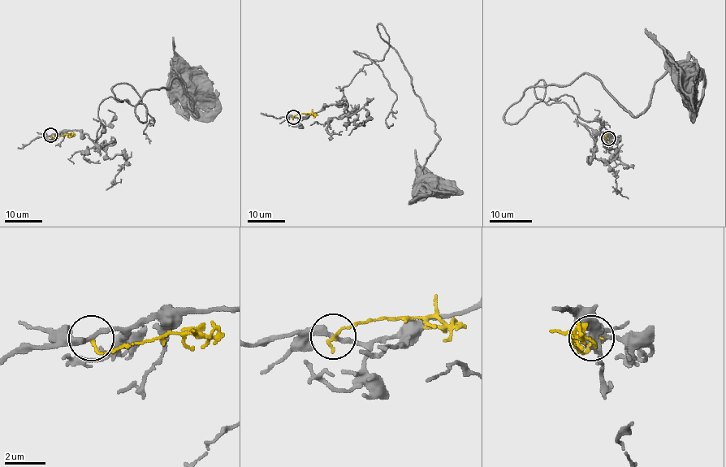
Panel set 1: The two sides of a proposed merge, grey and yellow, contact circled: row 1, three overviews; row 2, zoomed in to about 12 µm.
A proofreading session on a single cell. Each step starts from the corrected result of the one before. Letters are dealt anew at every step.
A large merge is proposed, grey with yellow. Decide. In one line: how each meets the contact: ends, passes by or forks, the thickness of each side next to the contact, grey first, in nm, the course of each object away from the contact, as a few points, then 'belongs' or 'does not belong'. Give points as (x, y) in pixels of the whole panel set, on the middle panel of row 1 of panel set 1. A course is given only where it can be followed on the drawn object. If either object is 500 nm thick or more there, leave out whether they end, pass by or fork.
grey passes by; yellow ends; calibres 260 and 160 nm; course grey (293, 117), (339, 105), (371, 61), (355, 51), (381, 61), (381, 24), (439, 139), (421, 171), (454, 193); course yellow (293, 117), (308, 113), (317, 114); does not belong

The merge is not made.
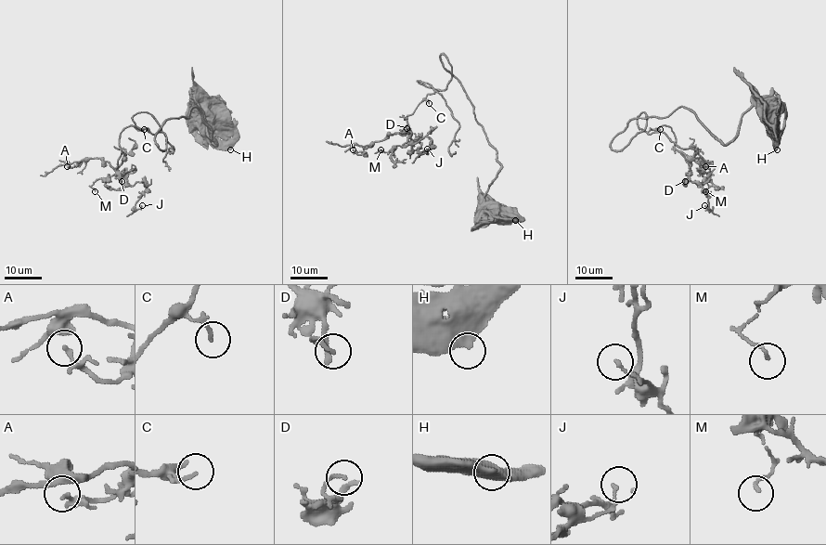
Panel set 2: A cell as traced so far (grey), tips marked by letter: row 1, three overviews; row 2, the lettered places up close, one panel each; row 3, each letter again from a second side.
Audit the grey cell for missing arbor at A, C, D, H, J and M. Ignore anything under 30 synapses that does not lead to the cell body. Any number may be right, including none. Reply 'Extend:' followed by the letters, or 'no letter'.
Extend: no letter

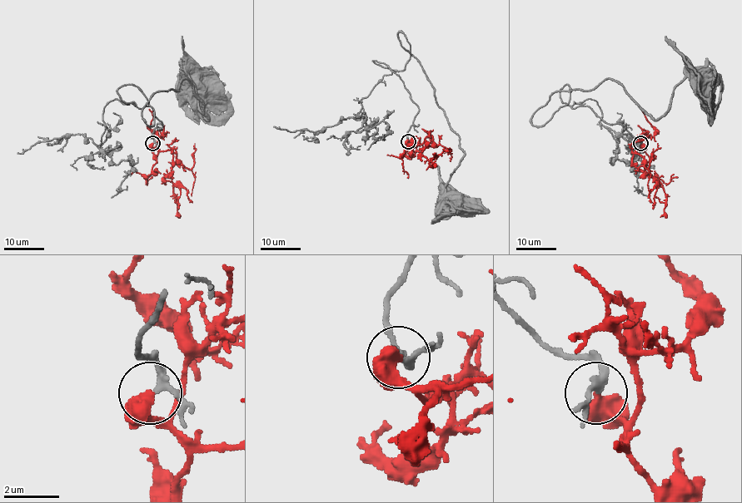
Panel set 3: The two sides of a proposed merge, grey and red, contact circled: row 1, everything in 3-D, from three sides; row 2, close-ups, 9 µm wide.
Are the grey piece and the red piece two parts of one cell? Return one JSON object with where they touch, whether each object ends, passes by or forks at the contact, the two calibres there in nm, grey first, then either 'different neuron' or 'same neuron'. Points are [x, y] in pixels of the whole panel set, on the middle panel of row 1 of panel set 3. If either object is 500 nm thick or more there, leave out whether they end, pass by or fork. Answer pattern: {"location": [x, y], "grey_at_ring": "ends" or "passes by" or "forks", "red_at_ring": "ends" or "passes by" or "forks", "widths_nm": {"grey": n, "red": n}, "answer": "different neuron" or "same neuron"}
{"location": [408, 141], "widths_nm": {"grey": 200, "red": 650}, "answer": "same neuron"}

